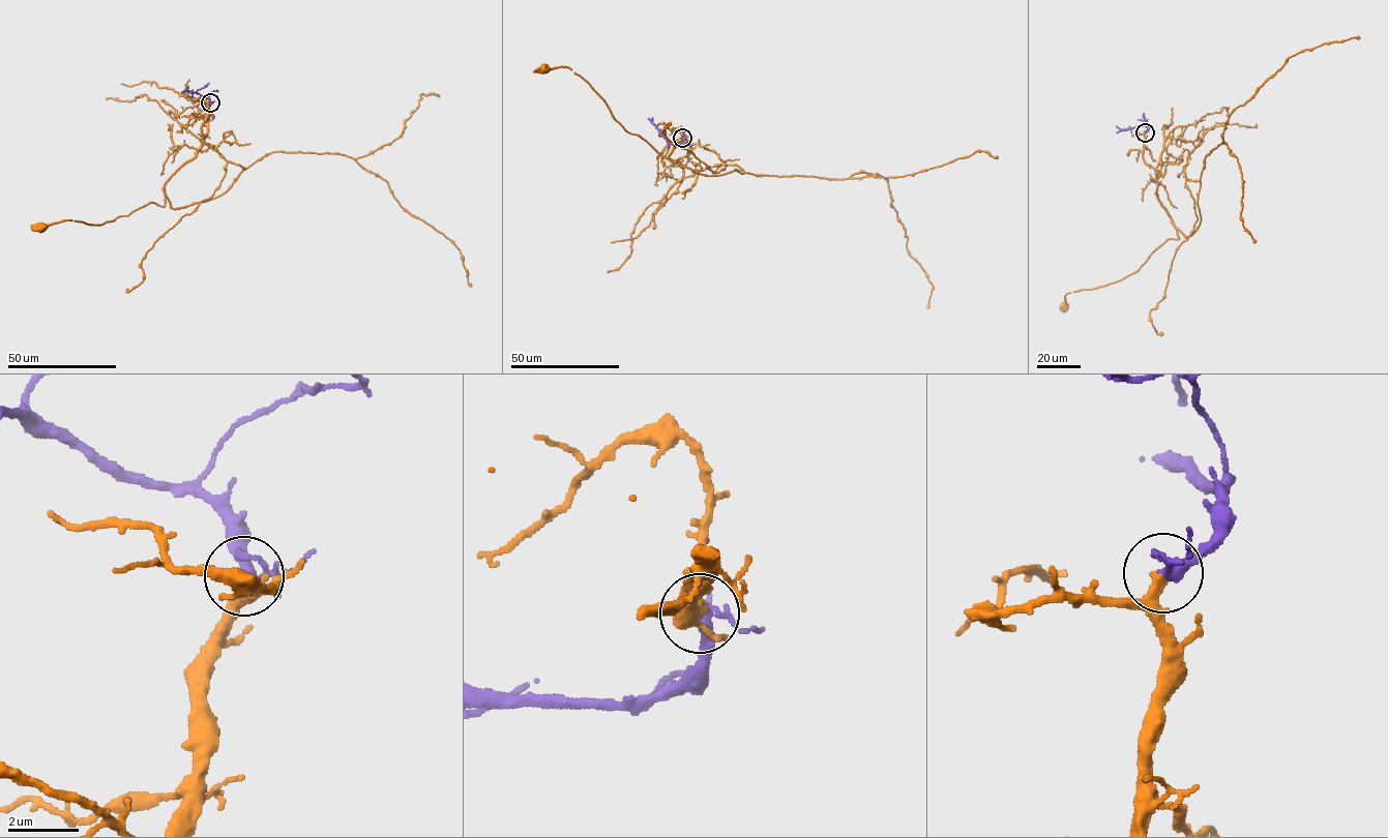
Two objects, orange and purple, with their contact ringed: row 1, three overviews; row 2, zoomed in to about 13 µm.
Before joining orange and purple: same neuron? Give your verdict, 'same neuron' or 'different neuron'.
same neuron

